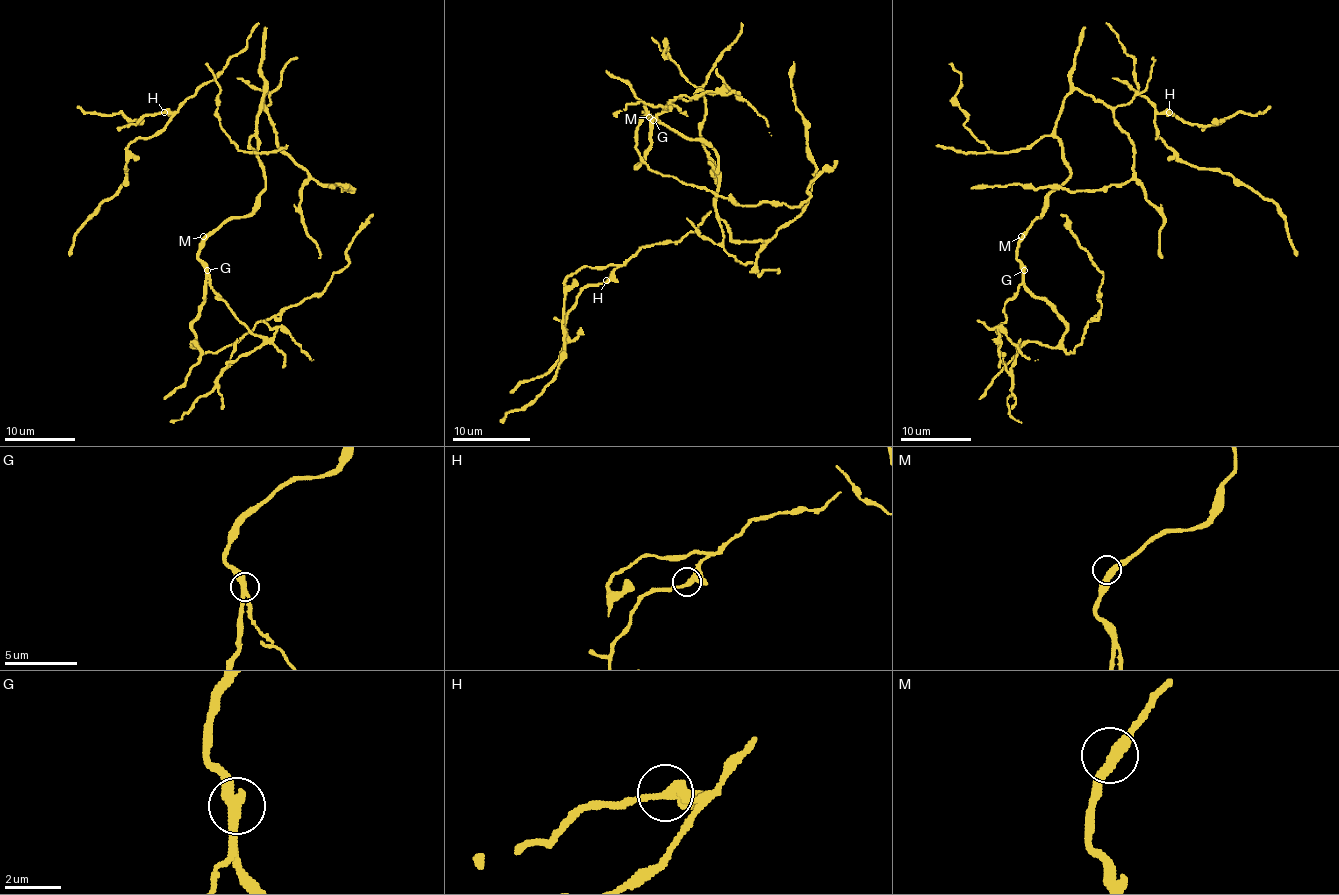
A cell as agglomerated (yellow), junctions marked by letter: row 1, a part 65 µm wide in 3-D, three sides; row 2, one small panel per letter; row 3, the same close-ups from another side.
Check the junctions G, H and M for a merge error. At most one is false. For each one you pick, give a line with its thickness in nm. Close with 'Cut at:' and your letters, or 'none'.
G: Thickness 400 nm
Cut at: G

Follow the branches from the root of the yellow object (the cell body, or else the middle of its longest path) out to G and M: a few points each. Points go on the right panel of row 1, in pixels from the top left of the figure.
G: (1062, 145), (1062, 159), (1070, 175), (1048, 196), (1046, 210), (1020, 241), (1016, 259), (1023, 269)
M: (1062, 145), (1062, 159), (1070, 175), (1048, 196), (1046, 210), (1021, 236)

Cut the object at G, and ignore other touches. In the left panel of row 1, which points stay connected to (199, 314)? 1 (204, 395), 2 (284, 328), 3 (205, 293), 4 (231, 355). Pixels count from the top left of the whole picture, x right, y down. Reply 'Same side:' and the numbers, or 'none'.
Same side: 3

